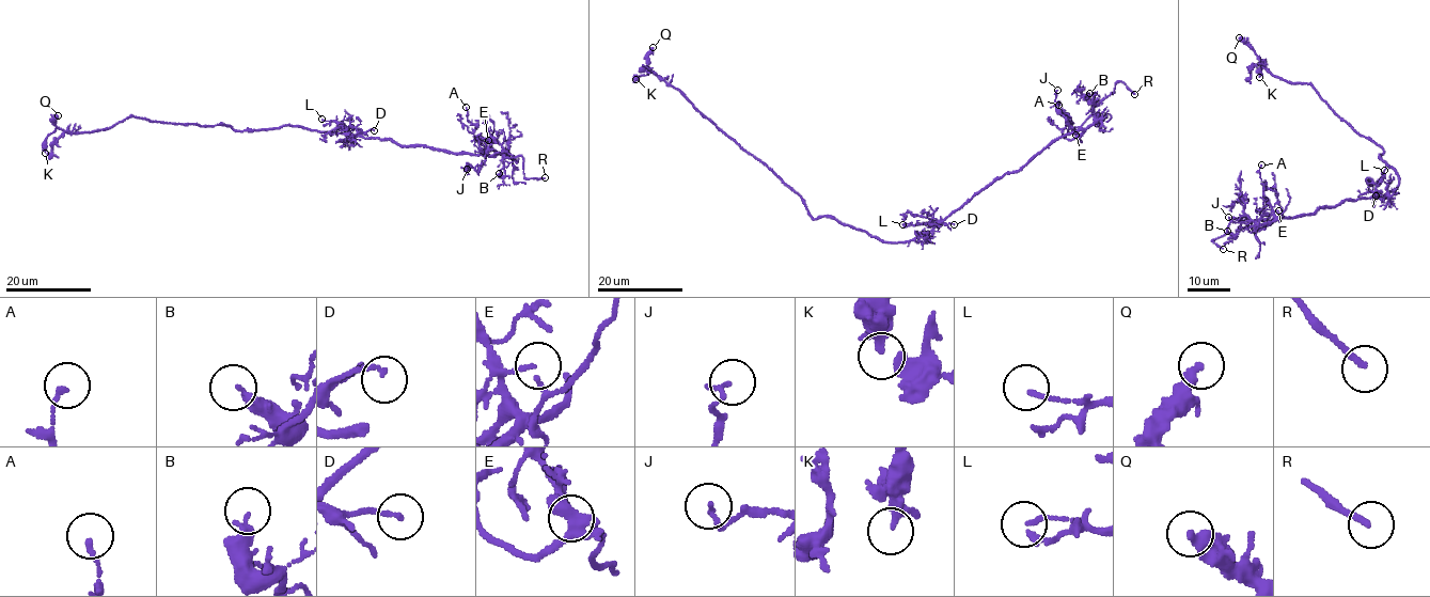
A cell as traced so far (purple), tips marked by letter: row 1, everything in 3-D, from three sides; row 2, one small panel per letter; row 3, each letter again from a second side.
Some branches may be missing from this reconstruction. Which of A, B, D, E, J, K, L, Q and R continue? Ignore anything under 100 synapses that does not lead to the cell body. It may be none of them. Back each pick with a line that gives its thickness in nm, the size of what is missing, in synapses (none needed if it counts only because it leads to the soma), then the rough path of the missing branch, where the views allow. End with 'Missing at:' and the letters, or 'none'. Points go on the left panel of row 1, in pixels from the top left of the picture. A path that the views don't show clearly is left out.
R: Thickness 190 nm
Missing at: R

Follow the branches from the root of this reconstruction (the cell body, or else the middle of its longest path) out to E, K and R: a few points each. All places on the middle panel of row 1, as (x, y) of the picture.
E: (884, 241), (906, 242), (926, 236), (998, 178), (1019, 171), (1059, 138), (1073, 130), (1075, 135)
K: (884, 241), (834, 219), (814, 219), (796, 193), (722, 132), (678, 90), (668, 85), (655, 73), (635, 79)
R: (884, 241), (926, 236), (998, 178), (1073, 132), (1114, 93), (1117, 82), (1134, 94)

